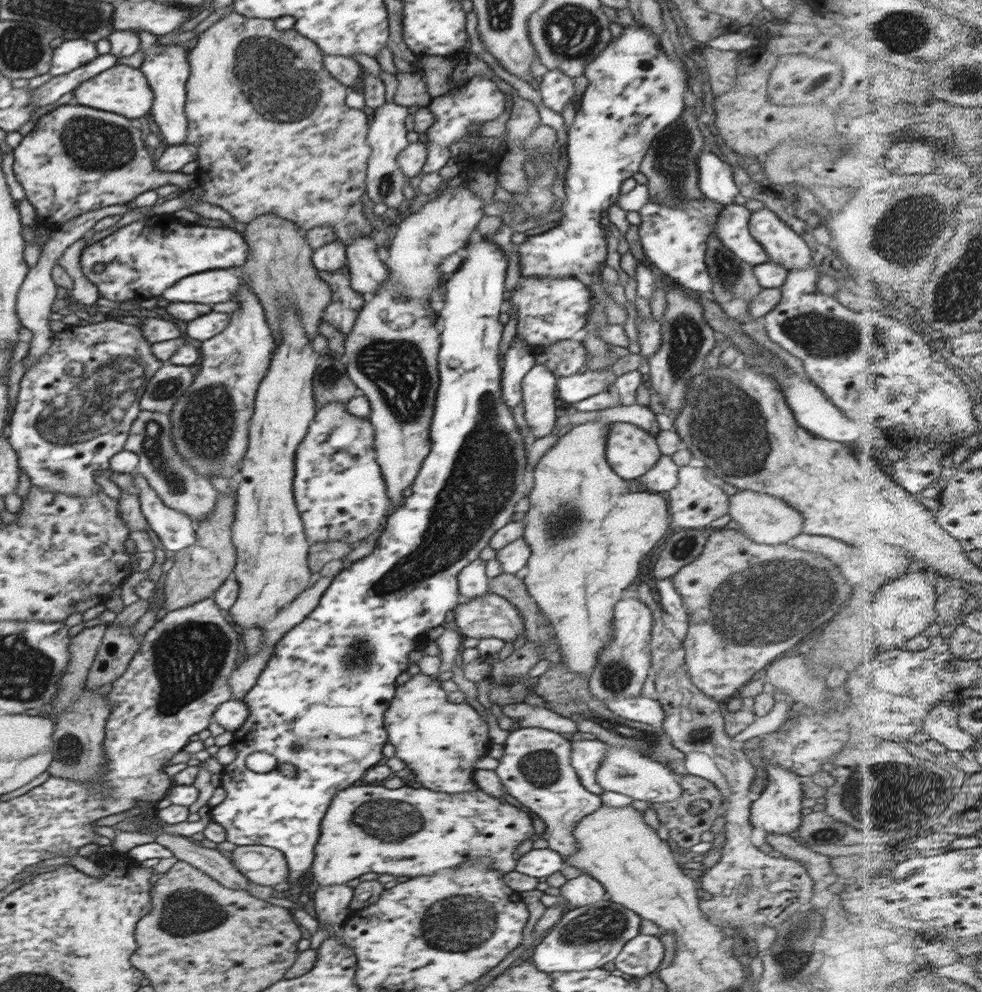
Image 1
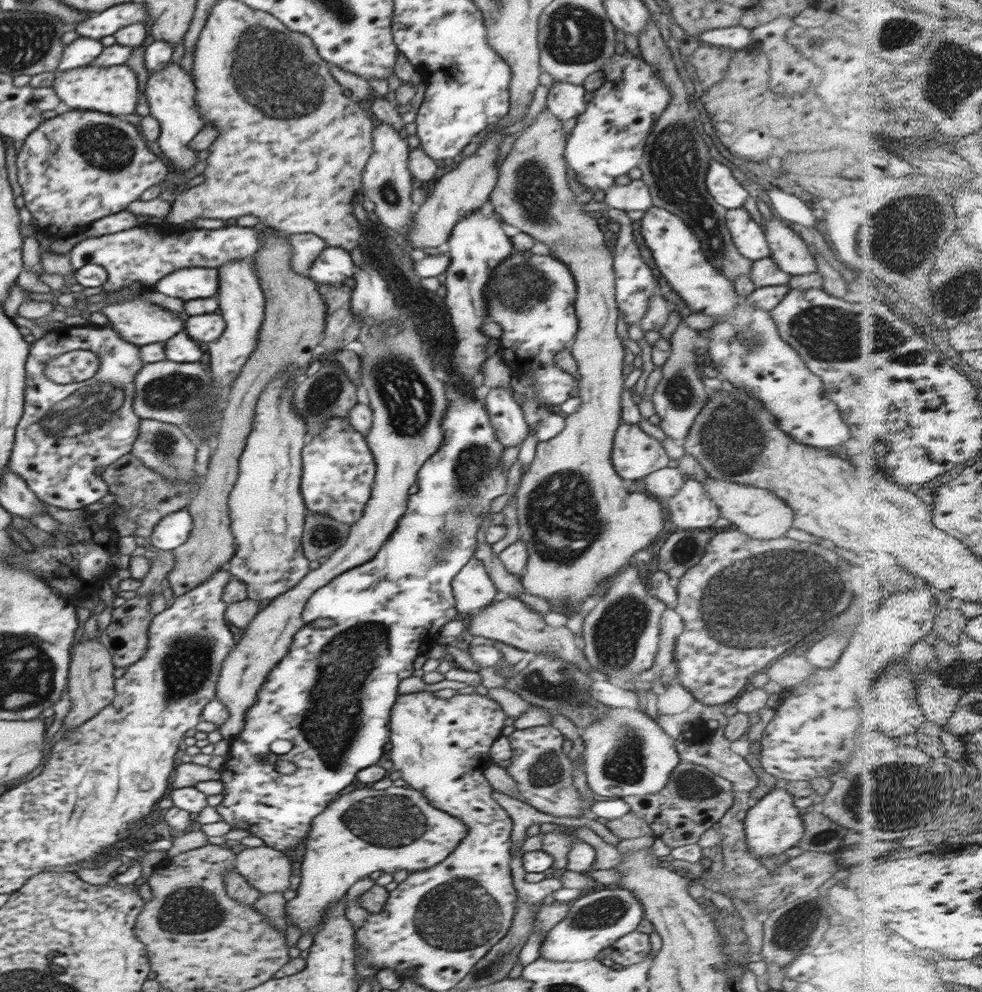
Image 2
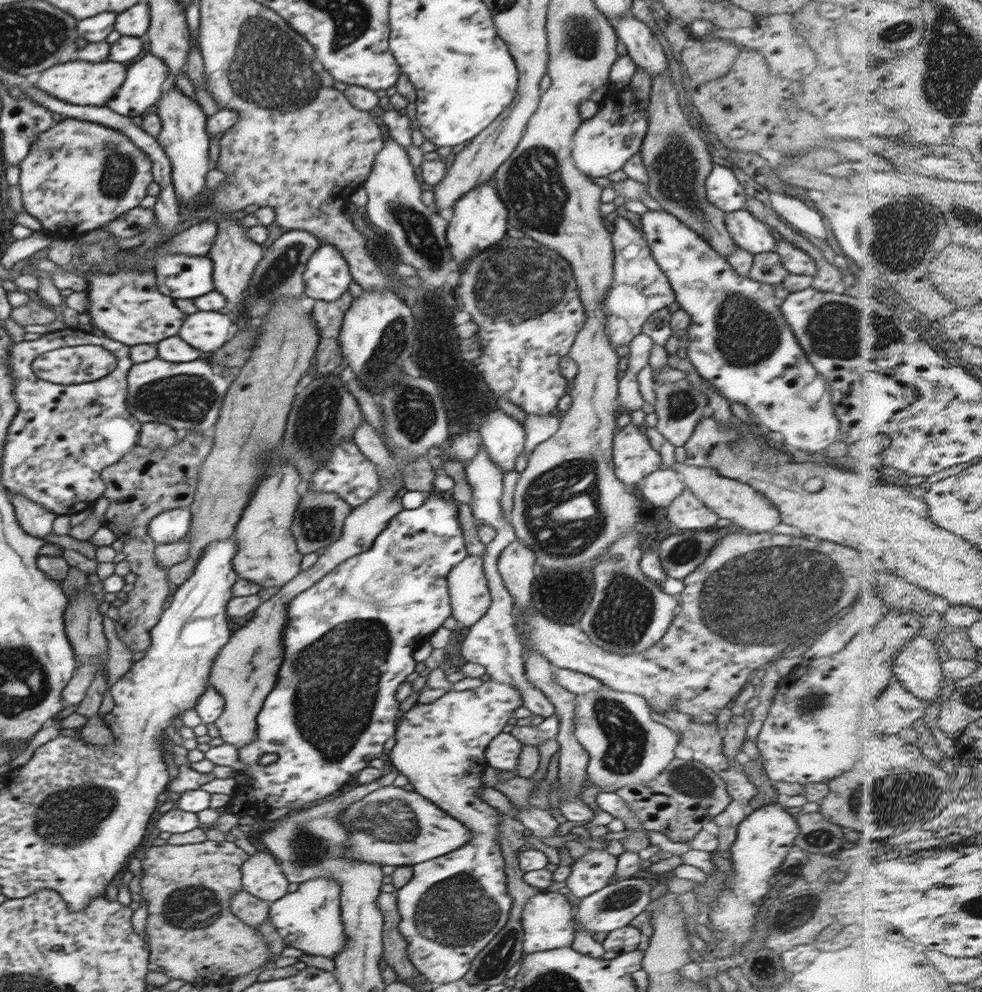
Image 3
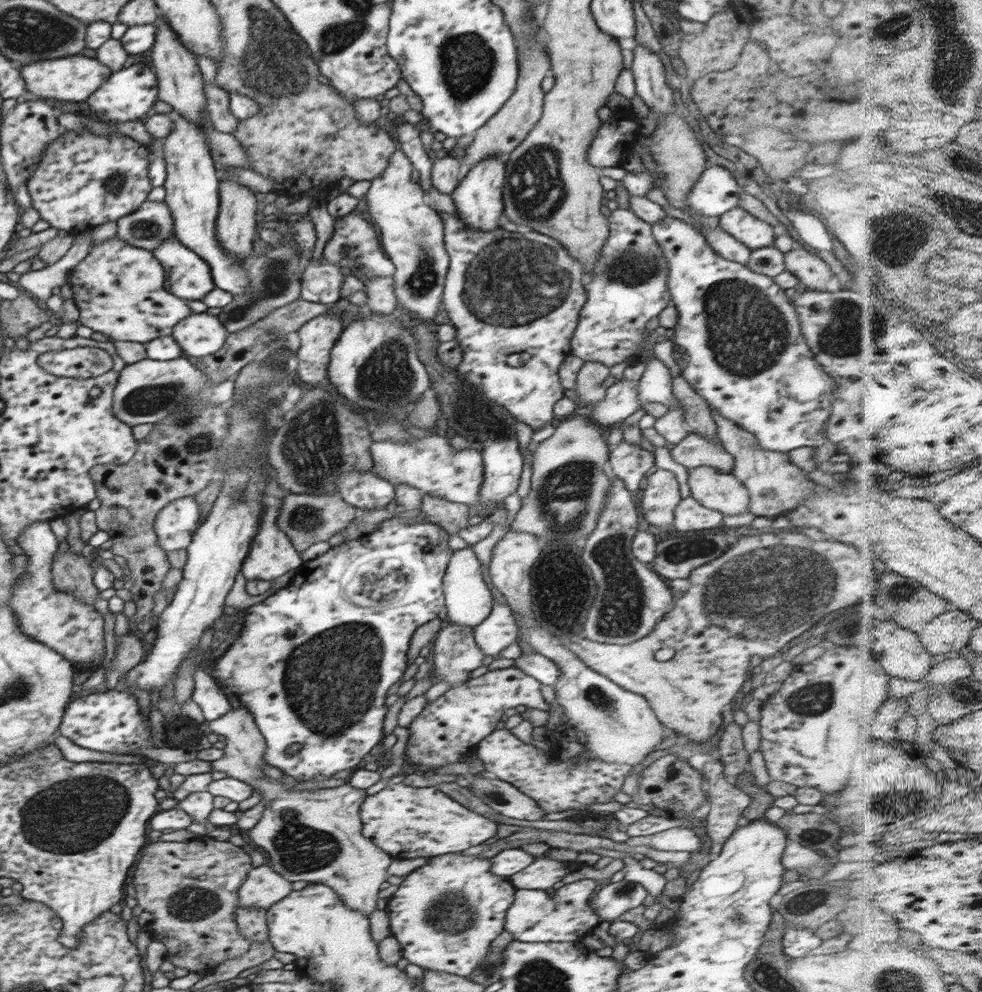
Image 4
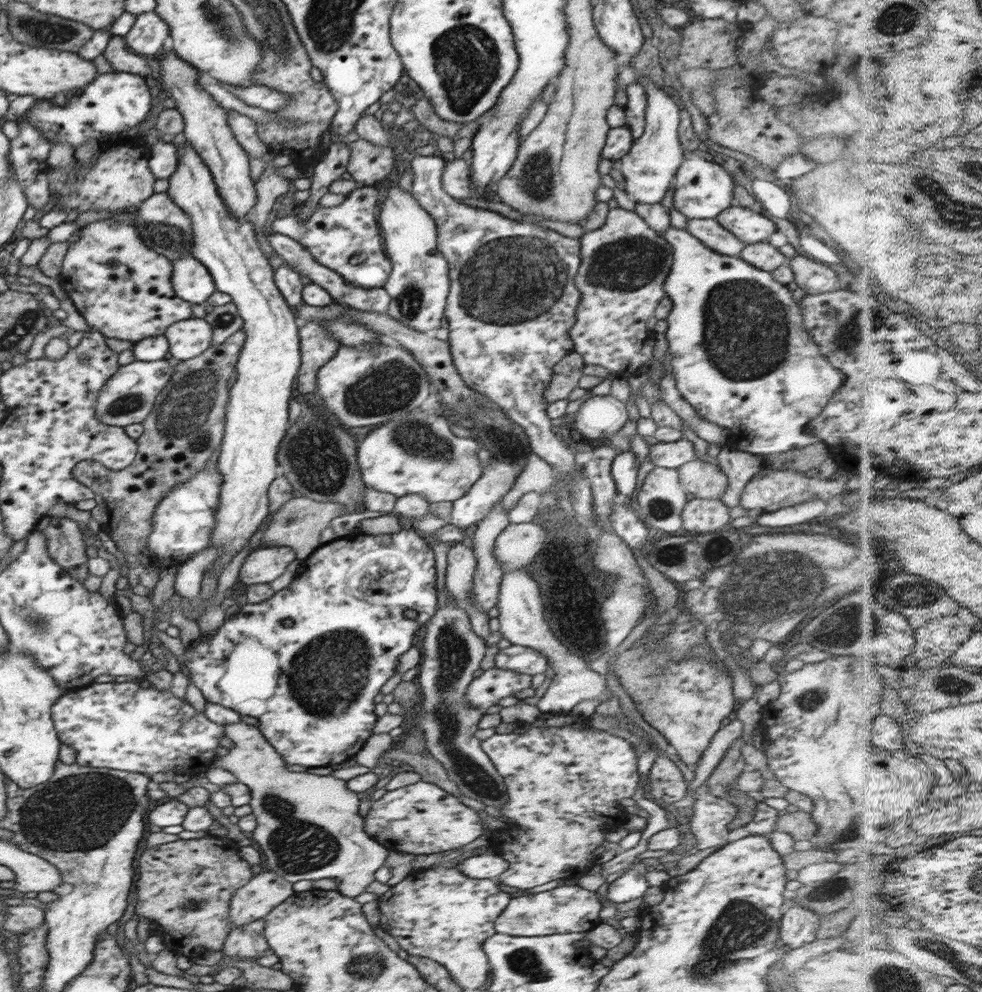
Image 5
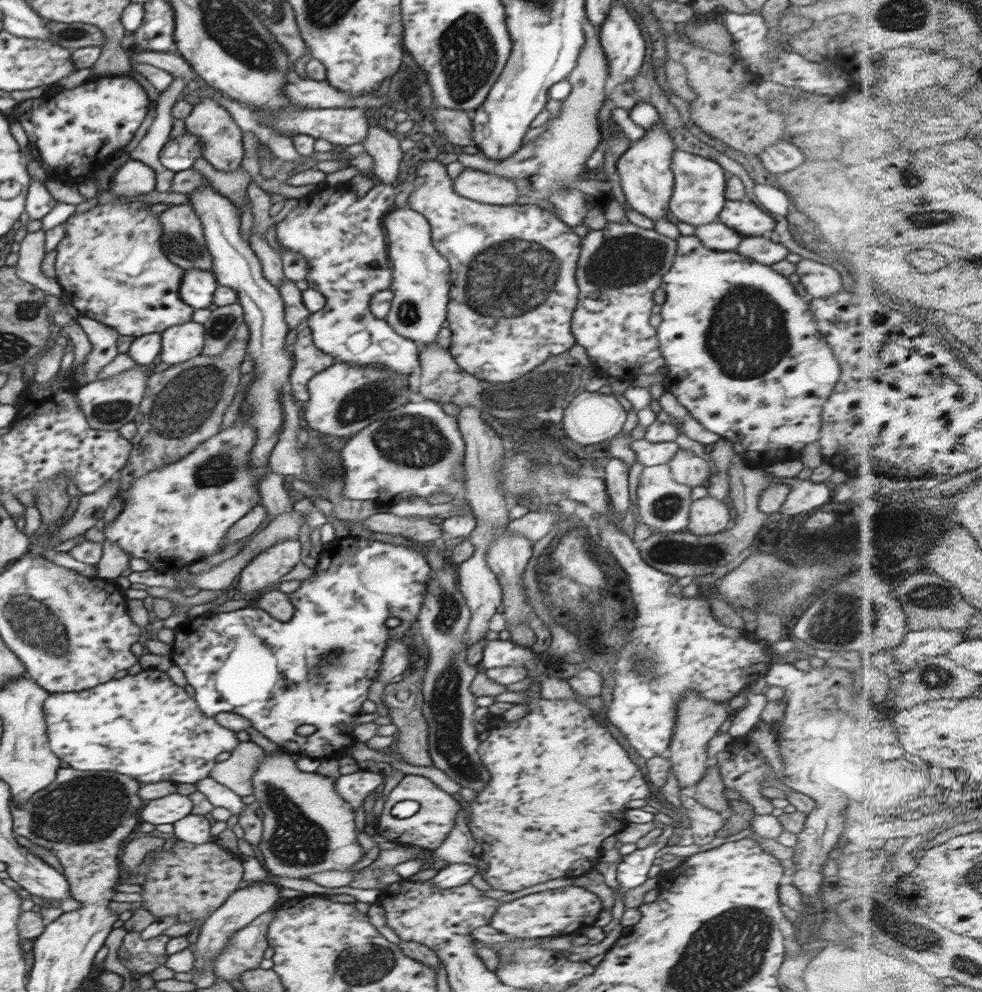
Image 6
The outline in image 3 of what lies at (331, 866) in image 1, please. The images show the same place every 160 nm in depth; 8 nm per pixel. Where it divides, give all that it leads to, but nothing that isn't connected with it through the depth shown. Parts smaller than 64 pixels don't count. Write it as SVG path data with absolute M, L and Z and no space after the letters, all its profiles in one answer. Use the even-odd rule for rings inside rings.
M383 786L350 804L339 820L349 832L345 856L384 866L414 866L469 843L473 832L411 787ZM314 878L300 884L296 892L272 902L268 917L287 946L303 950L305 954L334 958L346 946L340 910L340 884L336 880Z

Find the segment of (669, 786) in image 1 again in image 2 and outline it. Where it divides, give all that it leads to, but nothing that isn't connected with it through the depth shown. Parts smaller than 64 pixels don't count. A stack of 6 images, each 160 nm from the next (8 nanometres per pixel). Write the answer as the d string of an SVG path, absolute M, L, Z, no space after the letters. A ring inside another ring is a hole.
M603 705L607 714L601 714L588 728L584 728L582 740L585 742L585 773L589 788L600 796L615 796L622 798L632 795L646 795L660 792L668 782L671 772L678 766L679 757L674 747L674 739L648 717L642 709L630 710L629 708Z

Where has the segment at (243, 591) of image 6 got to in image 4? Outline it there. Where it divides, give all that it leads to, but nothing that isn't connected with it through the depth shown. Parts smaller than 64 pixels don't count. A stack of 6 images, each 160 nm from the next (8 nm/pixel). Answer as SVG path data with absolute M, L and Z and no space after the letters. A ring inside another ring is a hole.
M276 498L274 500L267 499L264 505L262 514L262 526L258 530L258 534L253 536L249 551L246 558L241 564L241 574L246 580L267 580L271 581L290 570L300 569L303 566L301 553L294 548L289 536L280 532L276 526L276 519L280 515L282 499Z

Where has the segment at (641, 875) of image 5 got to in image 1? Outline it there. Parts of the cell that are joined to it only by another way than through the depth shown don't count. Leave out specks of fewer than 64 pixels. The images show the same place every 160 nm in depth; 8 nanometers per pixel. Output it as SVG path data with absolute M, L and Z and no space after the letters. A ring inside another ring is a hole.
M608 898L592 906L569 908L555 926L535 943L530 952L530 962L547 974L600 968L615 960L624 946L638 937L640 923L638 914Z

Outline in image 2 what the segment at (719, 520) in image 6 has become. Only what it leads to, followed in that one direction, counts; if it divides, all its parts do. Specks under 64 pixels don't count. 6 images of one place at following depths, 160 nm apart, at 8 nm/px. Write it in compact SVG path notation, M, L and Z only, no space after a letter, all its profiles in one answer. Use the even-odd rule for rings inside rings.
M684 475L683 485L668 500L672 522L678 528L708 528L721 516L719 506L707 495L704 485L693 475Z

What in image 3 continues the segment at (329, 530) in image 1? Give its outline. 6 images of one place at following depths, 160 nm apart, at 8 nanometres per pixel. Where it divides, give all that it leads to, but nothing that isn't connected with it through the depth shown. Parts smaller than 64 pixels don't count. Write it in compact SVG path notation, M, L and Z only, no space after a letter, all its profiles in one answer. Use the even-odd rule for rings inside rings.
M340 439L334 446L334 452L330 460L324 466L318 467L308 479L308 490L312 492L333 492L344 502L350 504L350 508L356 508L372 498L379 489L379 474L376 466L360 452L353 439Z

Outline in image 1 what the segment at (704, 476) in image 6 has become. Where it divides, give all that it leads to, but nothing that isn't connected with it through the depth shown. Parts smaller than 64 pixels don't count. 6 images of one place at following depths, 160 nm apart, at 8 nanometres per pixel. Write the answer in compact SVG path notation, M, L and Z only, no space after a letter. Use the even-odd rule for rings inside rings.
M743 489L730 495L729 503L728 514L732 517L732 526L739 528L755 543L760 545L789 543L790 540L796 539L802 533L803 514L794 510L780 498Z

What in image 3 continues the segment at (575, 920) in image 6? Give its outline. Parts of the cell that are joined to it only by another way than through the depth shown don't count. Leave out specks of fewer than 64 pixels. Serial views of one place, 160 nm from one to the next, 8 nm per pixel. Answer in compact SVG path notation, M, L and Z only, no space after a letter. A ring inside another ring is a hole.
M606 849L593 850L574 861L572 874L565 881L573 897L582 899L605 888L616 873L617 856ZM539 892L534 897L528 899L524 909L522 909L522 930L523 952L540 952L555 950L563 947L571 947L575 939L573 921L574 908L568 902L566 896L559 892Z

